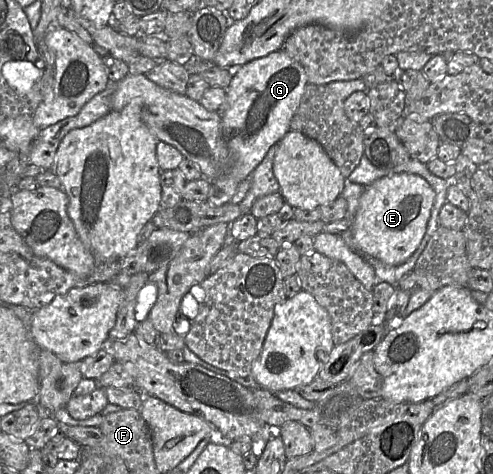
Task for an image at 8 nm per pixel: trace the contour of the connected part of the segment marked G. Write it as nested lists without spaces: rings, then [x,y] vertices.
[[[283,49],[234,70],[226,88],[226,104],[220,112],[229,157],[221,172],[209,180],[212,188],[207,202],[215,206],[230,203],[240,182],[250,179],[268,150],[290,131],[291,120],[299,108],[307,83],[303,67]]]

